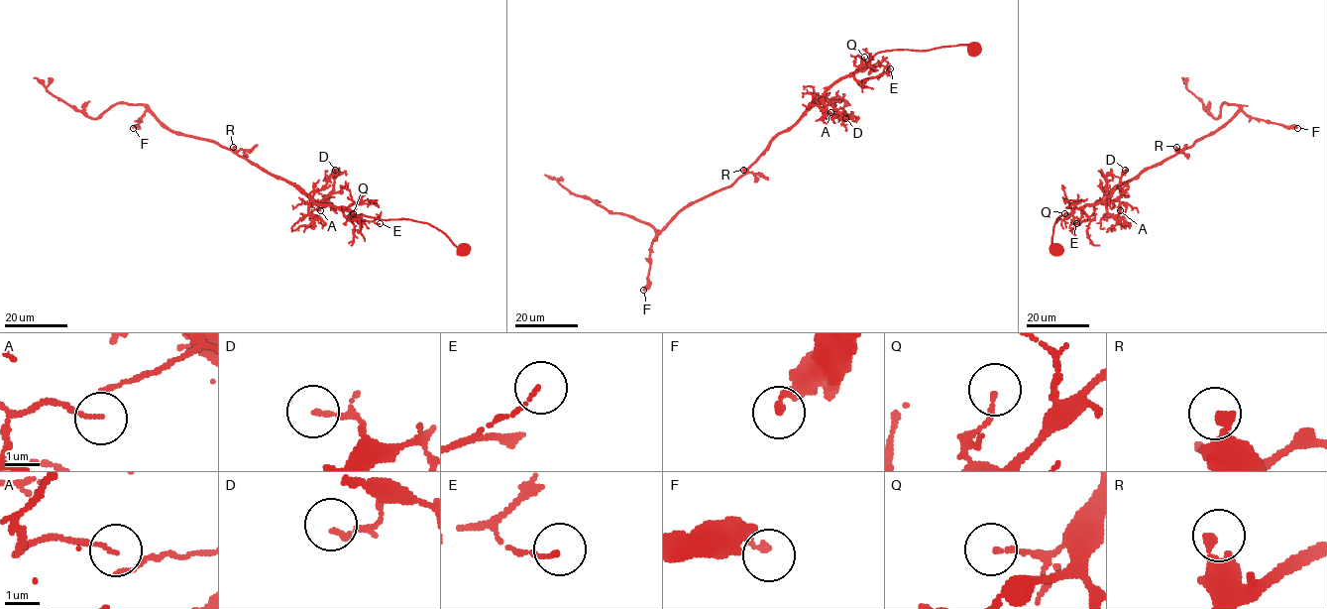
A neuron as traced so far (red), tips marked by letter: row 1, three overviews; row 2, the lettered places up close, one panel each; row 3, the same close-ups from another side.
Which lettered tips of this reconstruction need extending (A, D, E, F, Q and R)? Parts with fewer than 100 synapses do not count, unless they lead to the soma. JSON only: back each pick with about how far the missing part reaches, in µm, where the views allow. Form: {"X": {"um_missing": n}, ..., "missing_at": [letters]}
{"missing_at": []}

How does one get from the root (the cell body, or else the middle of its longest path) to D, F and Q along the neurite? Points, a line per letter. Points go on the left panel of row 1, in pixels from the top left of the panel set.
D: (462, 249), (427, 223), (355, 215), (348, 208), (313, 202), (320, 202), (331, 191), (340, 171), (335, 170)
F: (462, 249), (427, 223), (318, 204), (219, 144), (170, 131), (149, 111), (133, 128)
Q: (462, 249), (427, 223), (404, 218), (380, 219), (353, 213)

